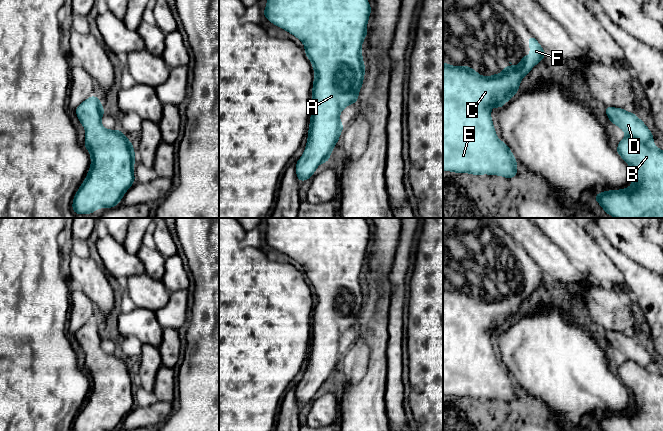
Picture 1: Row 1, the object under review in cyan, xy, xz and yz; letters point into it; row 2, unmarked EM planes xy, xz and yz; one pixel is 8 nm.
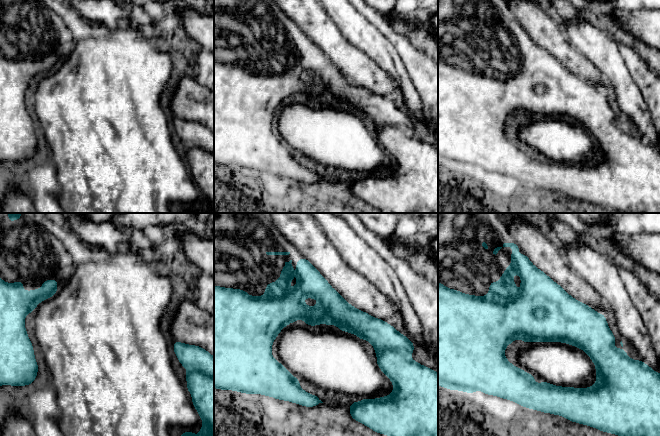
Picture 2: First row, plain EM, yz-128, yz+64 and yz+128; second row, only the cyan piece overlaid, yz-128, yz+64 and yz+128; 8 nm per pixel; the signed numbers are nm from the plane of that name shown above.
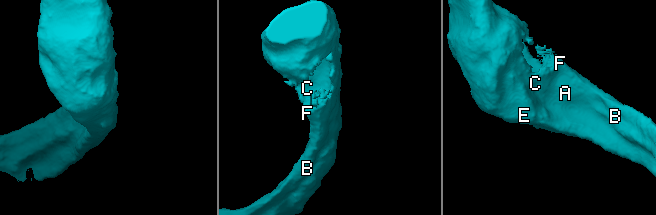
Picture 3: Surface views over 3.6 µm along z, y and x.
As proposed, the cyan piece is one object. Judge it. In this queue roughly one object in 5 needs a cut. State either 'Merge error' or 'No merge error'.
No merge error

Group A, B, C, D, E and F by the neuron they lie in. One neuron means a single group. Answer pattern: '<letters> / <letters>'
A B C D E F

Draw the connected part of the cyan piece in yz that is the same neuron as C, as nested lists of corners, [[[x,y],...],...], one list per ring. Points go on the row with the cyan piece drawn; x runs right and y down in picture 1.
[[[531,35],[530,39],[527,41],[530,45],[530,55],[529,56],[522,56],[521,62],[517,66],[506,66],[502,69],[501,74],[493,74],[491,77],[479,75],[476,72],[476,69],[470,69],[470,66],[451,66],[445,62],[443,62],[443,171],[452,171],[455,173],[470,173],[473,175],[482,175],[482,174],[489,174],[489,175],[499,175],[511,179],[513,176],[516,176],[517,173],[517,162],[516,159],[507,146],[506,143],[500,141],[496,135],[494,125],[491,119],[491,108],[493,106],[497,107],[498,109],[501,108],[507,101],[509,101],[517,92],[520,86],[520,81],[523,79],[525,75],[527,75],[531,69],[538,64],[543,58],[546,57],[545,51],[542,49],[538,41]]]

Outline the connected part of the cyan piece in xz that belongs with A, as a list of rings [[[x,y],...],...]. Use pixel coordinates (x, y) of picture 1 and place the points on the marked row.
[[[267,0],[263,15],[271,23],[296,36],[304,44],[304,52],[315,72],[308,140],[302,157],[296,162],[299,182],[309,179],[319,164],[329,160],[344,127],[339,118],[340,113],[345,107],[358,102],[358,94],[365,74],[361,46],[367,36],[367,22],[371,10],[368,0]]]

